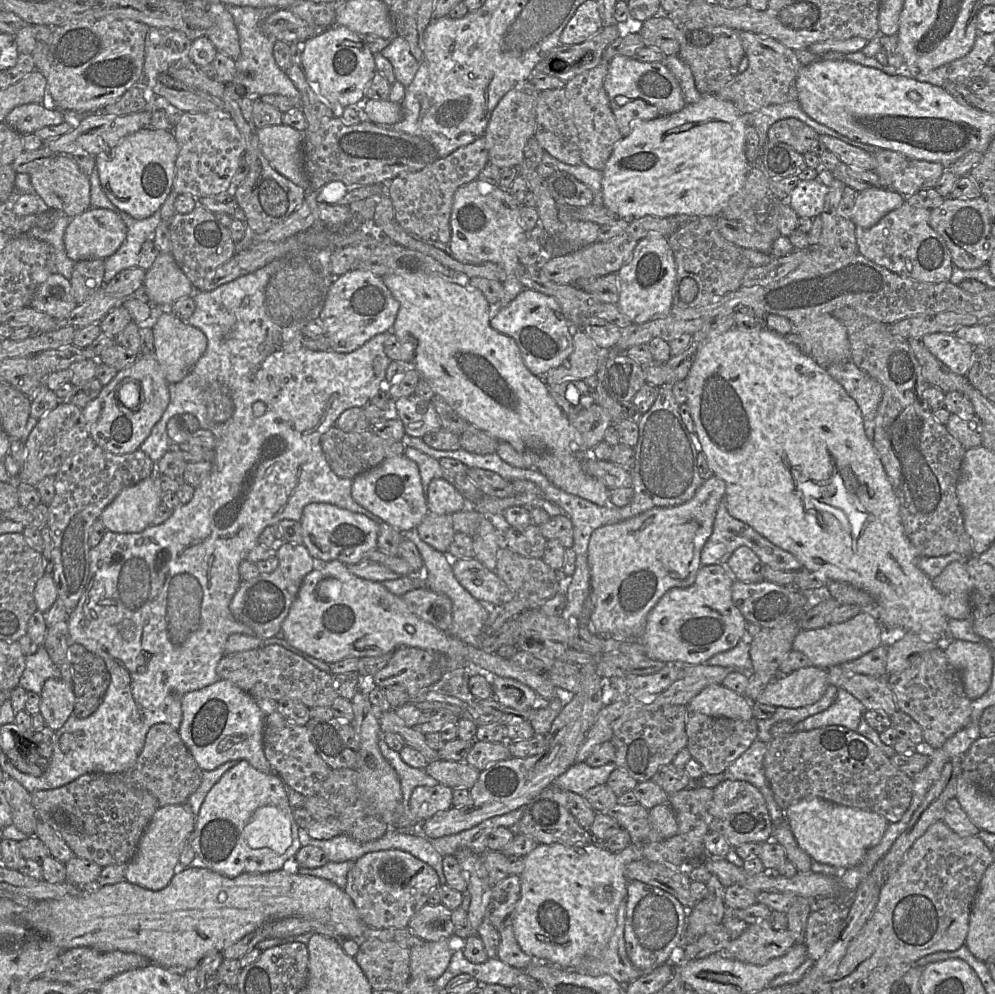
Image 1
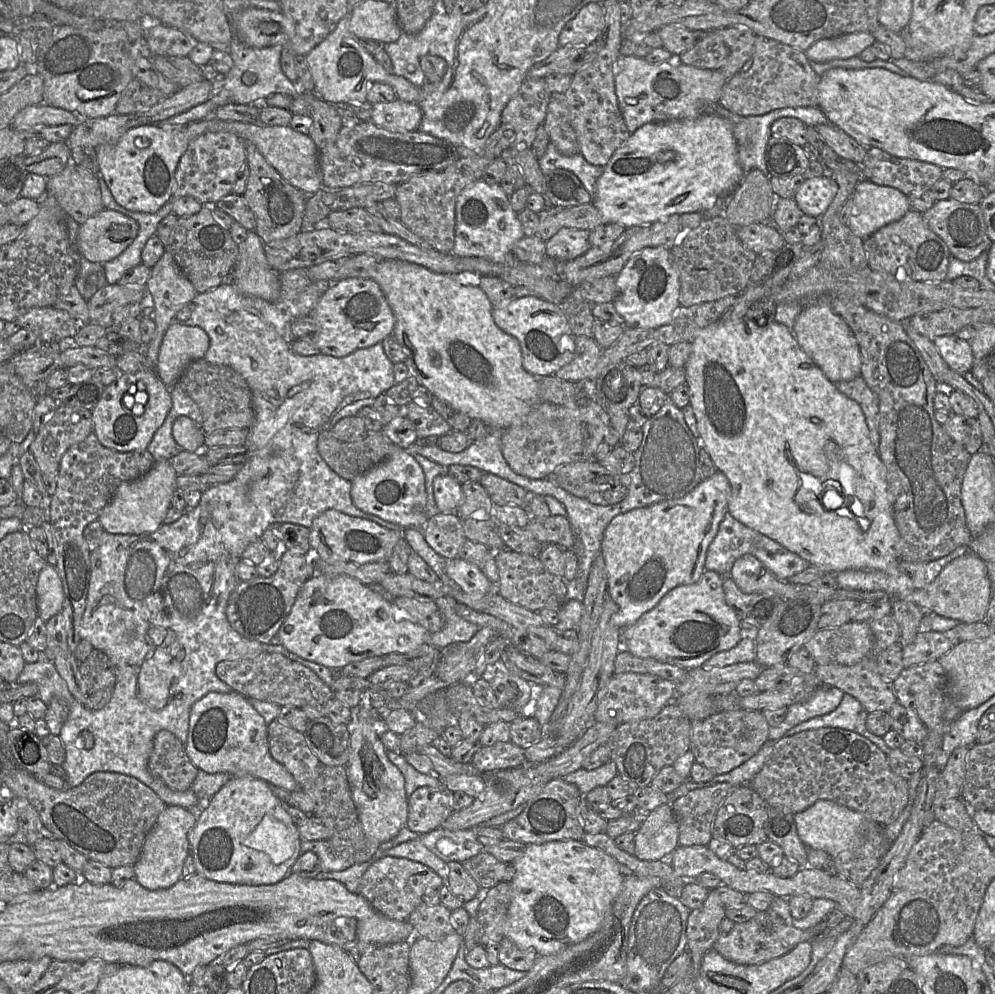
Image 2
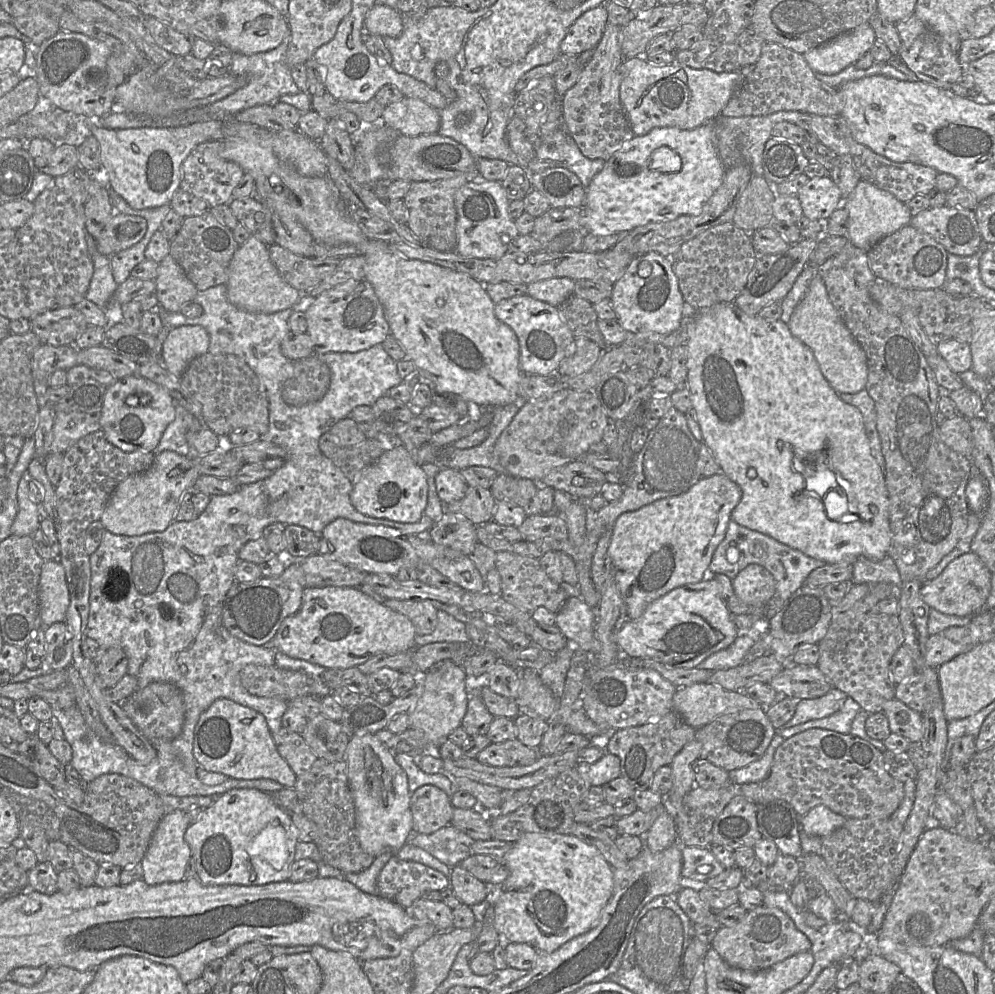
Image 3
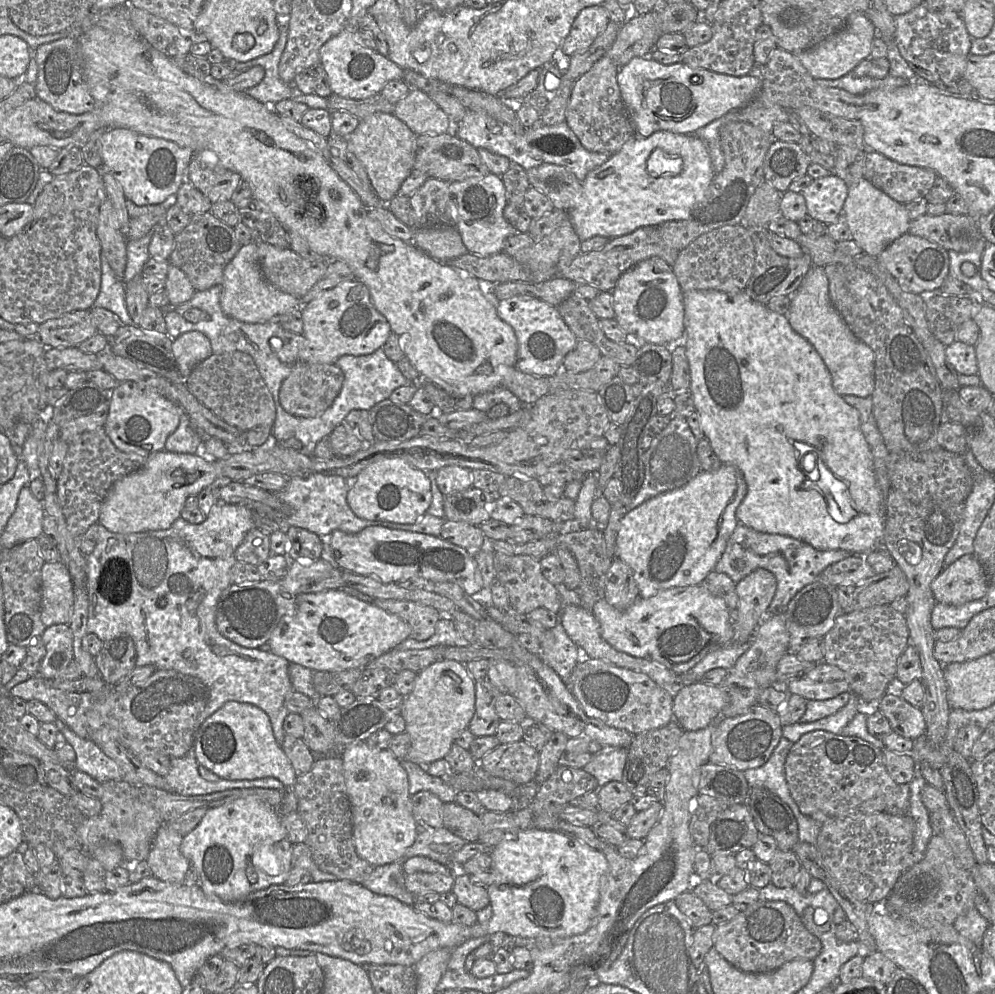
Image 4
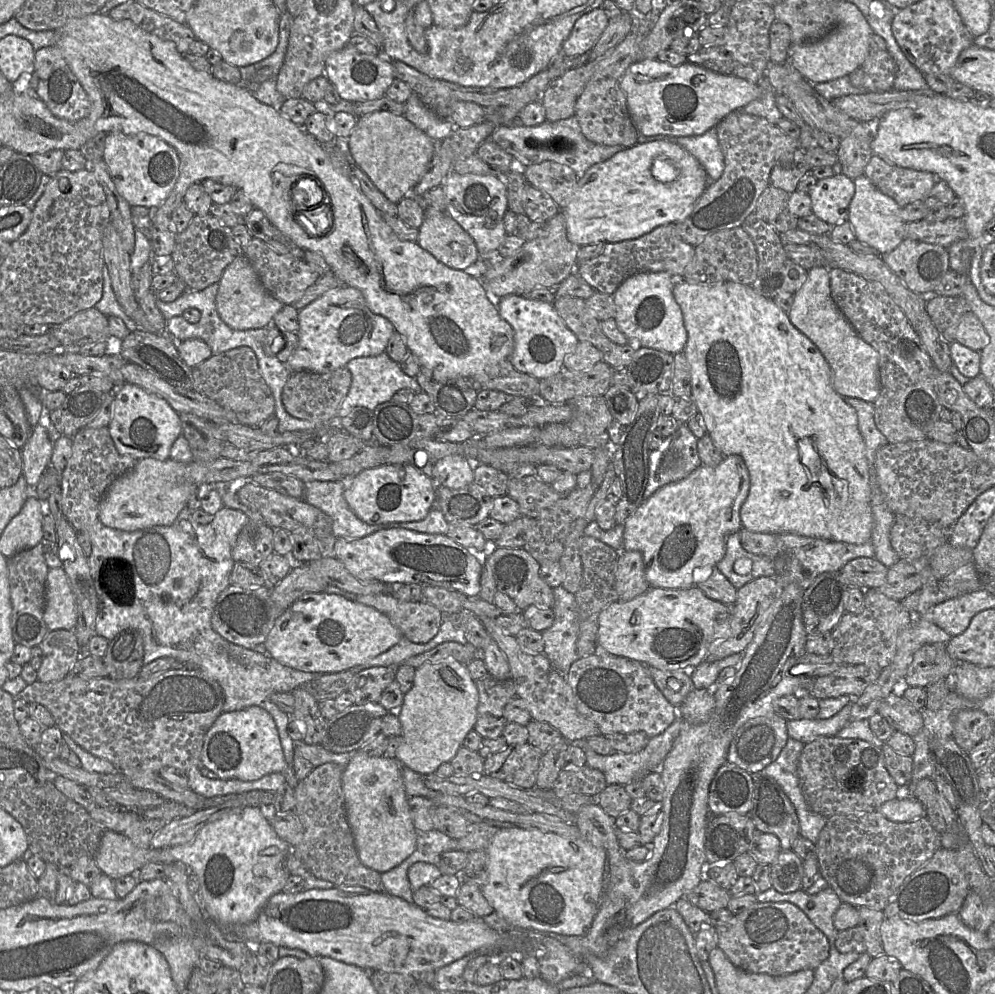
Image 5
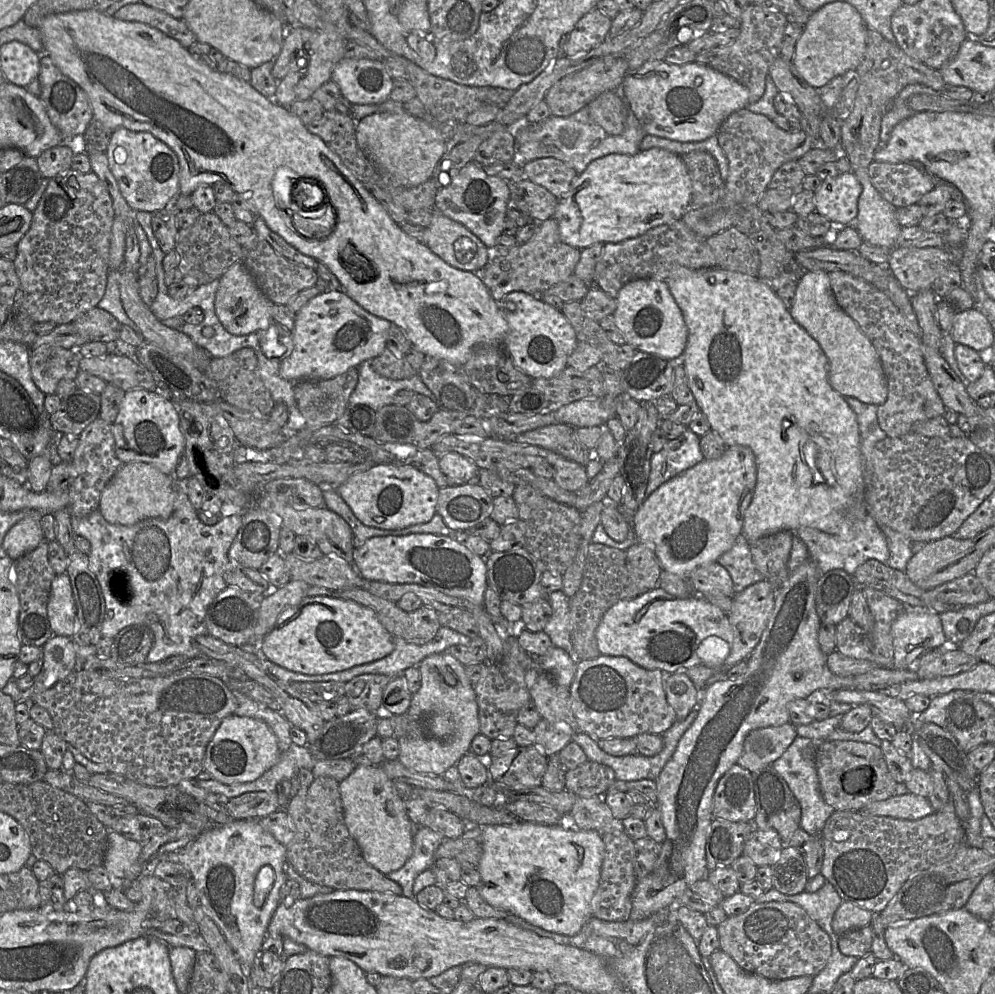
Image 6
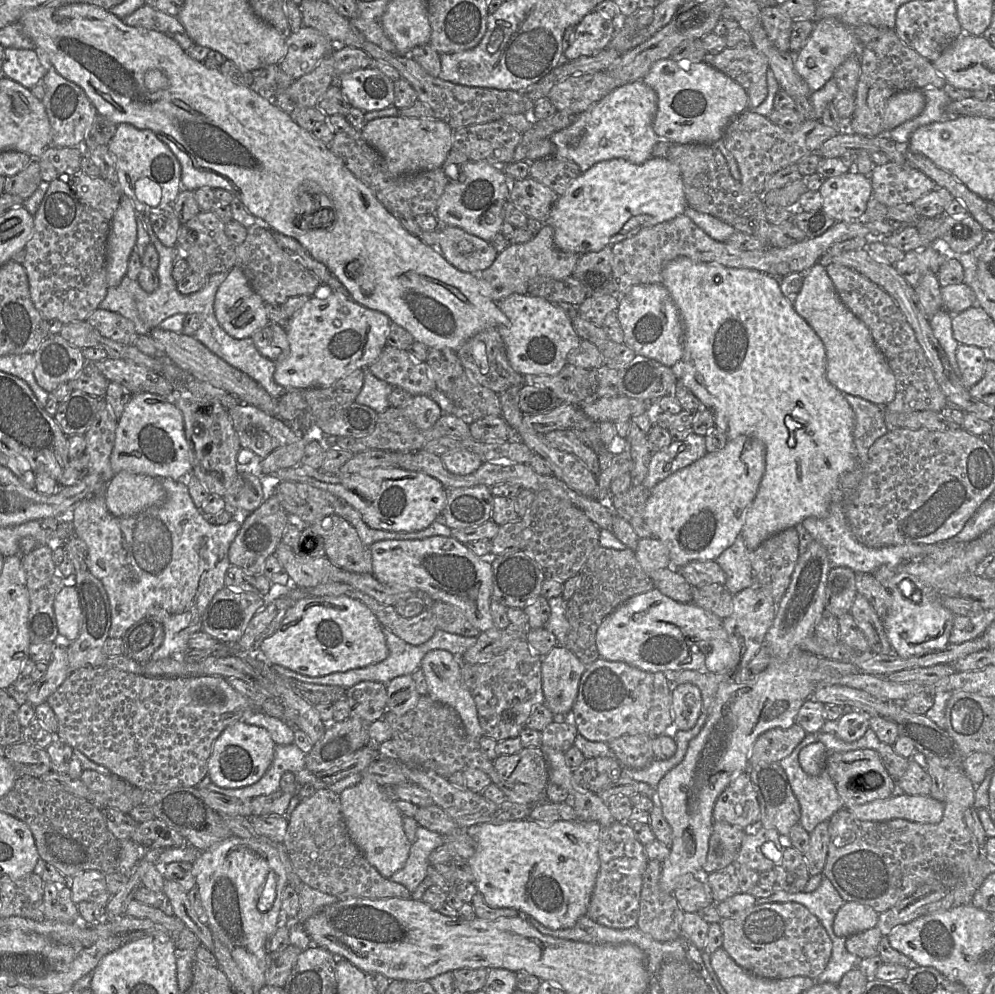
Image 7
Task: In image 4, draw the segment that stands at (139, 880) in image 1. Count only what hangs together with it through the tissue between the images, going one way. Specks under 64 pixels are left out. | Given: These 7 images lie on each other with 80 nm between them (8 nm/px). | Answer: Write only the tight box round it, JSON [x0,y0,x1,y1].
[147,823,190,884]

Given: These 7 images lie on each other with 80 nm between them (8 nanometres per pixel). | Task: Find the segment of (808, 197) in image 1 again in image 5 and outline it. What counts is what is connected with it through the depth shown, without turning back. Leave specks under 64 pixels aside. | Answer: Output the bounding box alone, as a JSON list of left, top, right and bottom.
[808,174,854,226]

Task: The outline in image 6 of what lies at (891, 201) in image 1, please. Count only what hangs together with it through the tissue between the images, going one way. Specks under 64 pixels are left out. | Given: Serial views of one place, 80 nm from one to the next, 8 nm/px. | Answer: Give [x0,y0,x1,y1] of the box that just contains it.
[854,168,902,249]

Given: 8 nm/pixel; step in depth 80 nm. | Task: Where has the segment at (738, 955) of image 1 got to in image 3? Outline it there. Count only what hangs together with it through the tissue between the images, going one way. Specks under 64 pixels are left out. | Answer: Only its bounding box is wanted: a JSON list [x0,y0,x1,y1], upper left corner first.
[711,904,812,970]

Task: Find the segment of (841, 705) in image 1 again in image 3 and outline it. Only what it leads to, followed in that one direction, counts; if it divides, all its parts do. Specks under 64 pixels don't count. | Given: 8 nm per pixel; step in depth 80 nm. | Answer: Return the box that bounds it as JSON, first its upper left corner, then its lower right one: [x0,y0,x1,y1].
[779,696,862,739]

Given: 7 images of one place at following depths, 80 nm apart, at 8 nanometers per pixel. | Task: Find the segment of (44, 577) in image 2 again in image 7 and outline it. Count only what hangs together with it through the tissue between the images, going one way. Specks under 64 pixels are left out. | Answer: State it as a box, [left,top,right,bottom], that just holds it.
[54,574,82,641]

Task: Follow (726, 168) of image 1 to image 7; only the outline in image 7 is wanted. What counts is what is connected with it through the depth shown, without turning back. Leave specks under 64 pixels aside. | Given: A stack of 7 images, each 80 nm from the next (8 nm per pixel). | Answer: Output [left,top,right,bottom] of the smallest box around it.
[548,157,688,255]

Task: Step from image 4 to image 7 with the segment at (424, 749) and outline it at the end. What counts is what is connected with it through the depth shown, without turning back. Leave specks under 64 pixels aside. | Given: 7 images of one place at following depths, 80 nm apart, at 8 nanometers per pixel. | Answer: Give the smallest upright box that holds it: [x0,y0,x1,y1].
[420,650,483,739]

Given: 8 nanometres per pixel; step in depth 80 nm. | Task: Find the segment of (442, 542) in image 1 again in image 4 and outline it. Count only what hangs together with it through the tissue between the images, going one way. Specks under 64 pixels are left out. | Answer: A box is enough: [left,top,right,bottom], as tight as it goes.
[440,519,485,556]

